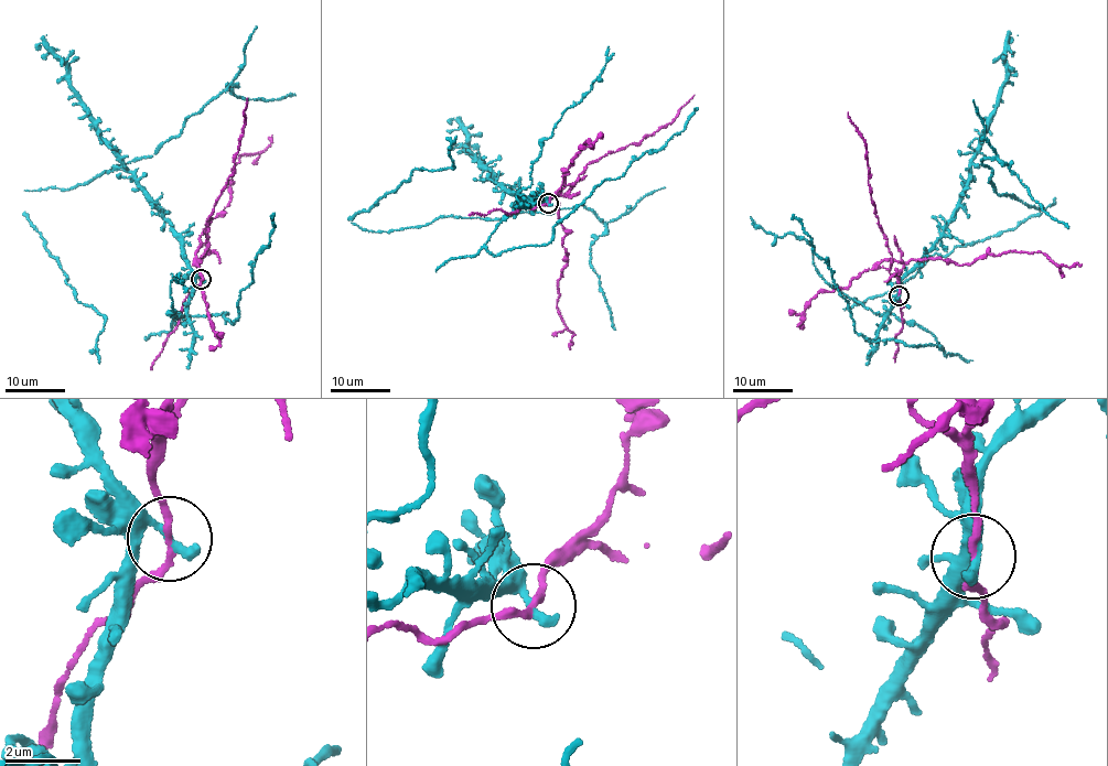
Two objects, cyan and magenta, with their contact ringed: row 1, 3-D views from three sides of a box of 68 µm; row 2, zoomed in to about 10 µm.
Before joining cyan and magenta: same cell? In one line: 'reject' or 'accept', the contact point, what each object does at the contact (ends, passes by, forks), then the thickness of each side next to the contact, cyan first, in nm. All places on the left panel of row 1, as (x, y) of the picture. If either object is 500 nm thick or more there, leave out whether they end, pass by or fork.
reject; at (201, 279); cyan ends there; magenta passes by; 320 nm thick on the cyan side, 160 nm on the other

